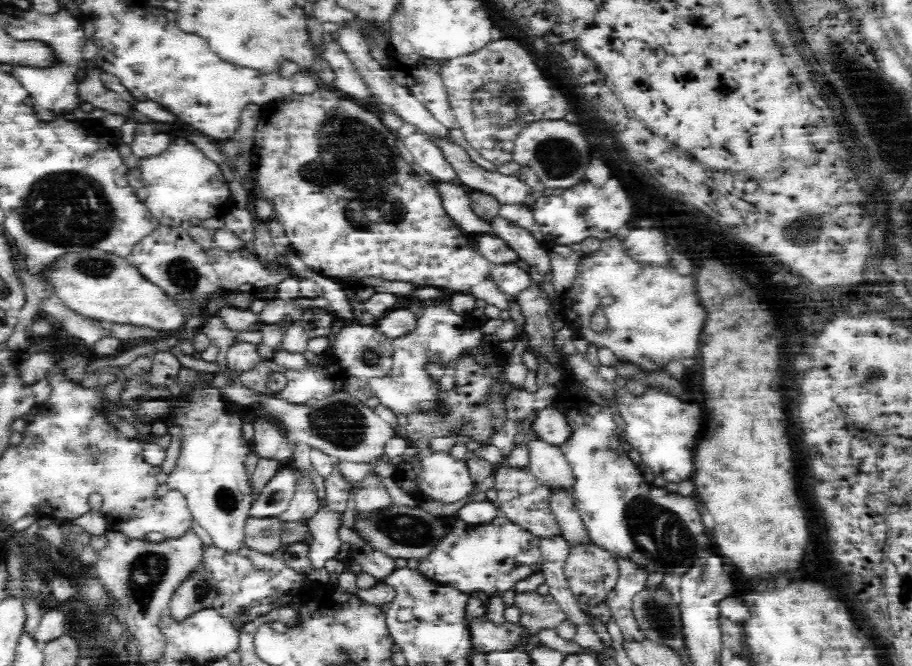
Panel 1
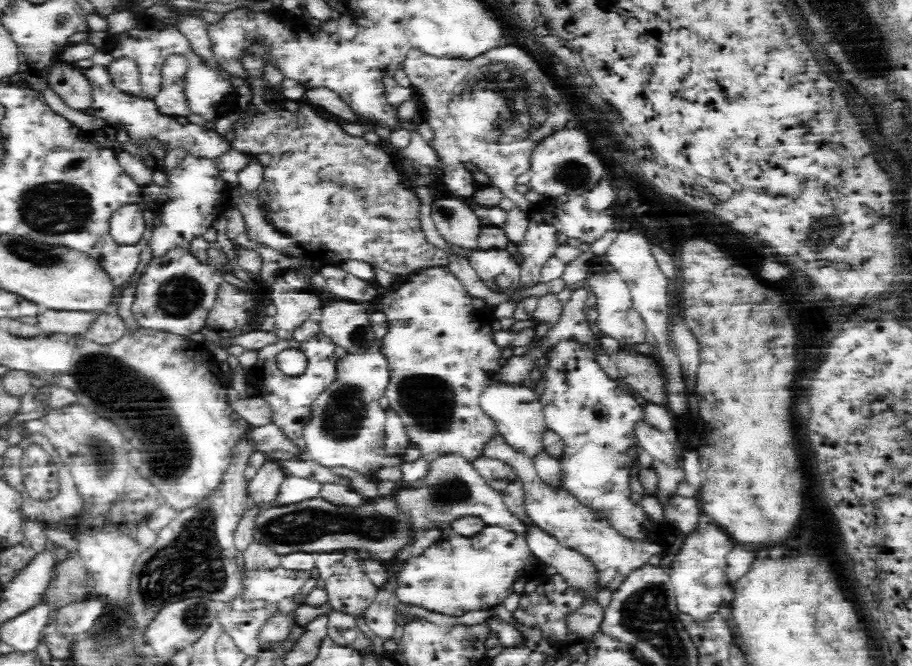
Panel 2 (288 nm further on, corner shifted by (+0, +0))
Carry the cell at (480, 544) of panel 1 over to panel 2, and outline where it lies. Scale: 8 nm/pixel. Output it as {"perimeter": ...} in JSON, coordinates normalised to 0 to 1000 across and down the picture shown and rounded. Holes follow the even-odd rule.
{"perimeter":[[[533,790],[518,808],[489,802],[474,814],[465,832],[443,844],[432,862],[434,901],[439,907],[463,910],[471,919],[507,925],[515,916],[542,916],[564,889],[568,871],[592,862],[592,841],[586,835],[572,802],[548,790]]]}

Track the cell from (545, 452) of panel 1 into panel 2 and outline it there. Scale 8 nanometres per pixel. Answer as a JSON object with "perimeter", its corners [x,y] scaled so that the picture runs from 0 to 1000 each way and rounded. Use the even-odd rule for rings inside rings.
{"perimeter":[[[550,574],[535,580],[526,595],[526,610],[544,634],[546,652],[555,661],[559,673],[575,682],[583,694],[588,694],[588,685],[596,679],[596,649],[599,649],[596,610],[590,595],[592,595],[590,580],[577,583],[577,580],[557,580]]]}

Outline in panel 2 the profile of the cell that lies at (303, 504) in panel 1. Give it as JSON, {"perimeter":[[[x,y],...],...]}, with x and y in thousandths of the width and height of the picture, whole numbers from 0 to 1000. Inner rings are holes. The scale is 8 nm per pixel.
{"perimeter":[[[292,637],[285,643],[276,643],[272,649],[272,661],[276,661],[279,673],[283,679],[289,679],[296,691],[316,694],[316,691],[329,691],[333,676],[322,667],[305,637]]]}

